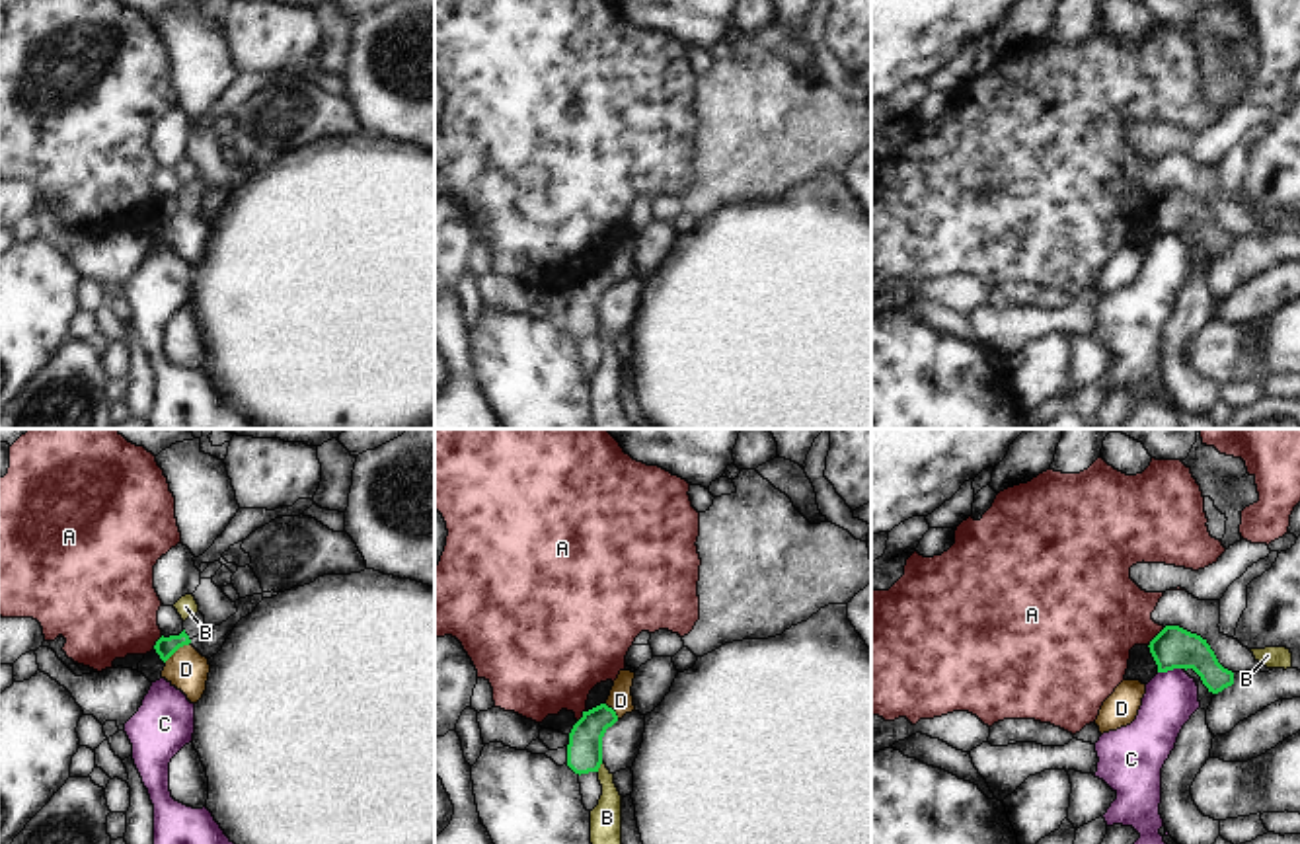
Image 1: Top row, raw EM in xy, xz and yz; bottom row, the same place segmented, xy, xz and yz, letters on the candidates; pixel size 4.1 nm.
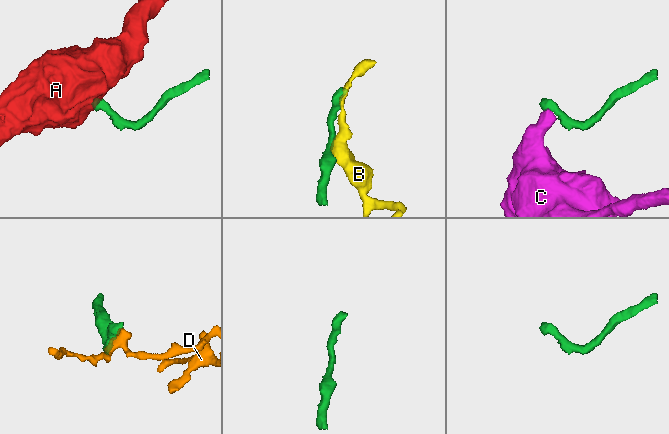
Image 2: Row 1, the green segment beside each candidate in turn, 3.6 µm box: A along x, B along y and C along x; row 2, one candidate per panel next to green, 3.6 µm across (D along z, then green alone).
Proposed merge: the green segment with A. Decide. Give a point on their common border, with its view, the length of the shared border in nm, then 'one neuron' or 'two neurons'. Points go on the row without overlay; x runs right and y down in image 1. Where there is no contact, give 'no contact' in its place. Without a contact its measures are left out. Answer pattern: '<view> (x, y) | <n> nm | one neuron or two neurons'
yz (1154, 201) | 100 nm | two neurons

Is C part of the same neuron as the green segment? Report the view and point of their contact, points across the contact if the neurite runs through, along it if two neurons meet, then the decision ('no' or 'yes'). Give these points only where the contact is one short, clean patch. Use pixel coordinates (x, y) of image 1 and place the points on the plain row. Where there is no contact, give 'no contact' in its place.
meets green in yz at (1170, 232); border along yz (1182, 230), (1158, 236); no

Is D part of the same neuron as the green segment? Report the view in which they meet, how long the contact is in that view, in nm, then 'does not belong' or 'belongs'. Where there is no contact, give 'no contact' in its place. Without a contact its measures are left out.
meets green in xy; contact 140 nm long; does not belong

